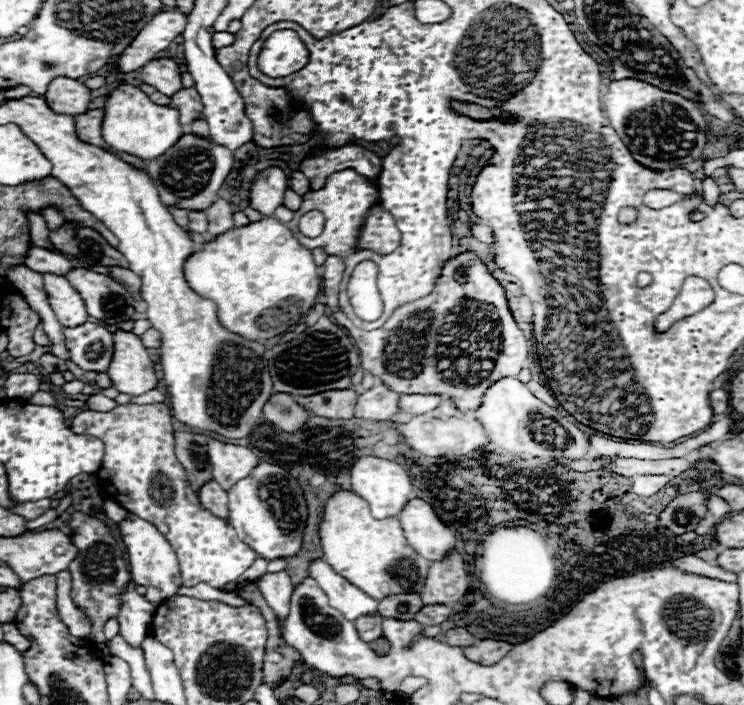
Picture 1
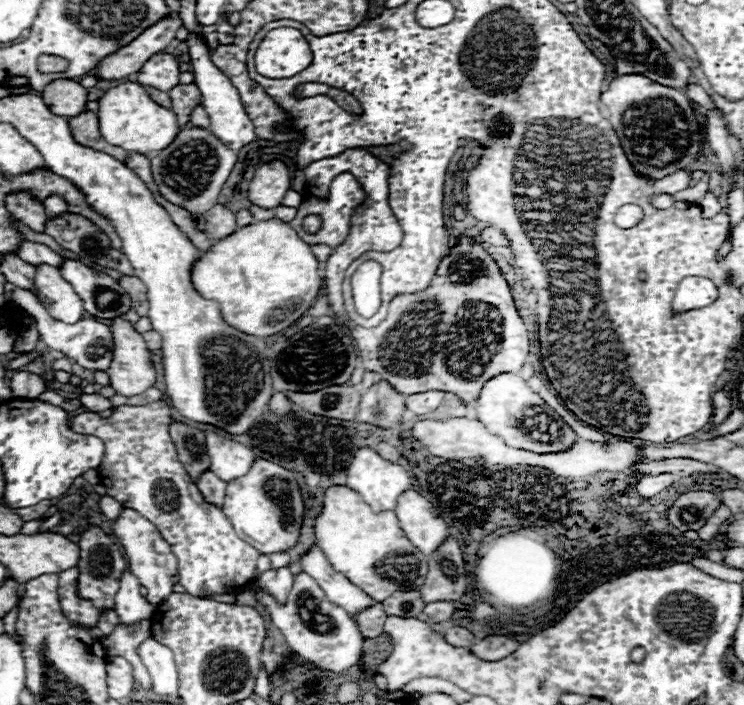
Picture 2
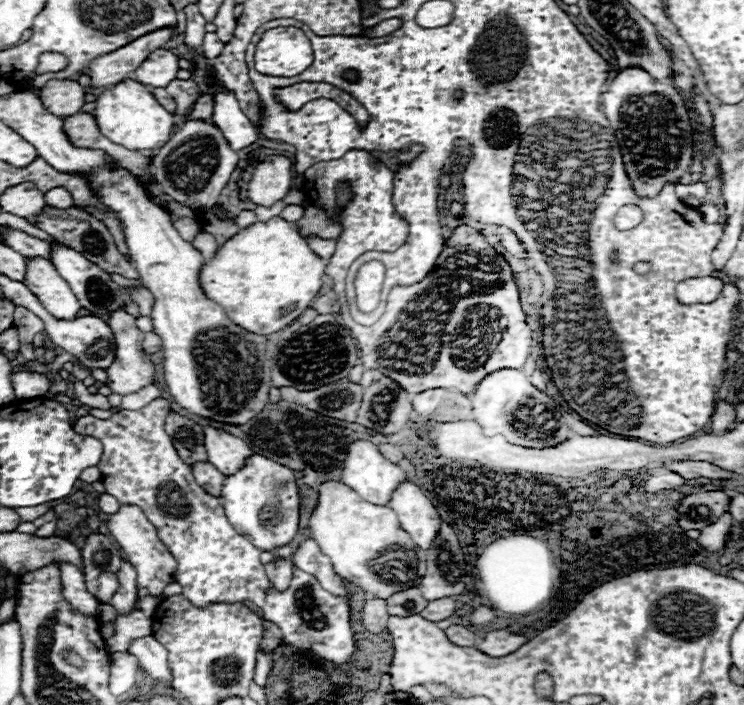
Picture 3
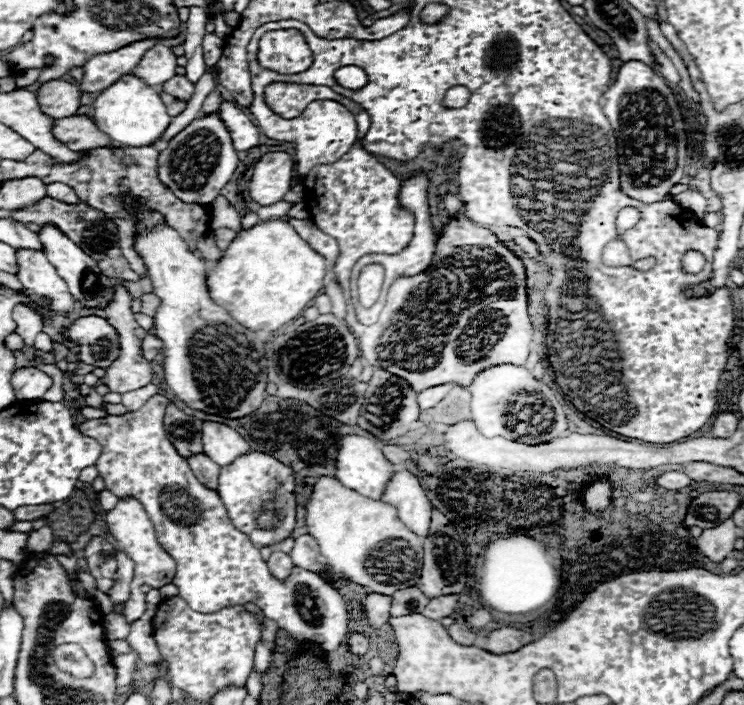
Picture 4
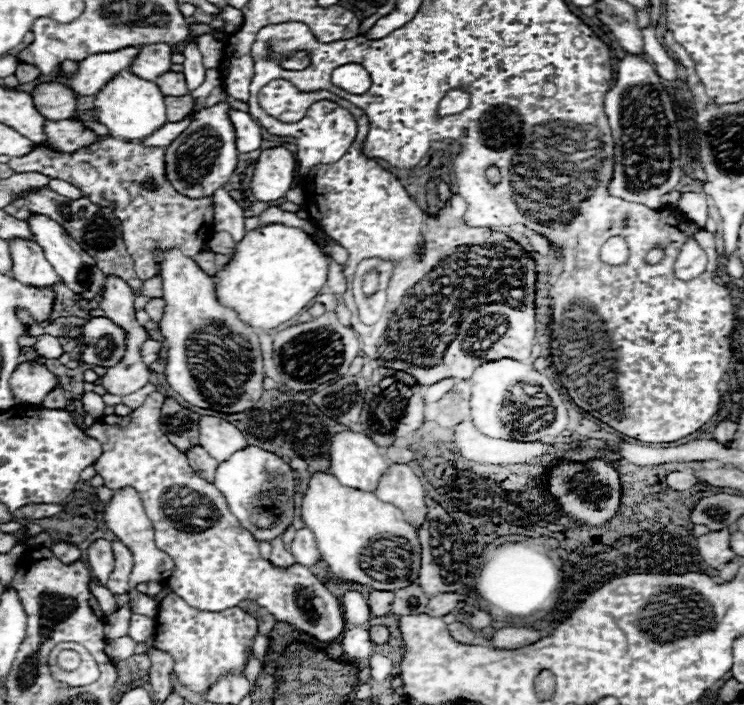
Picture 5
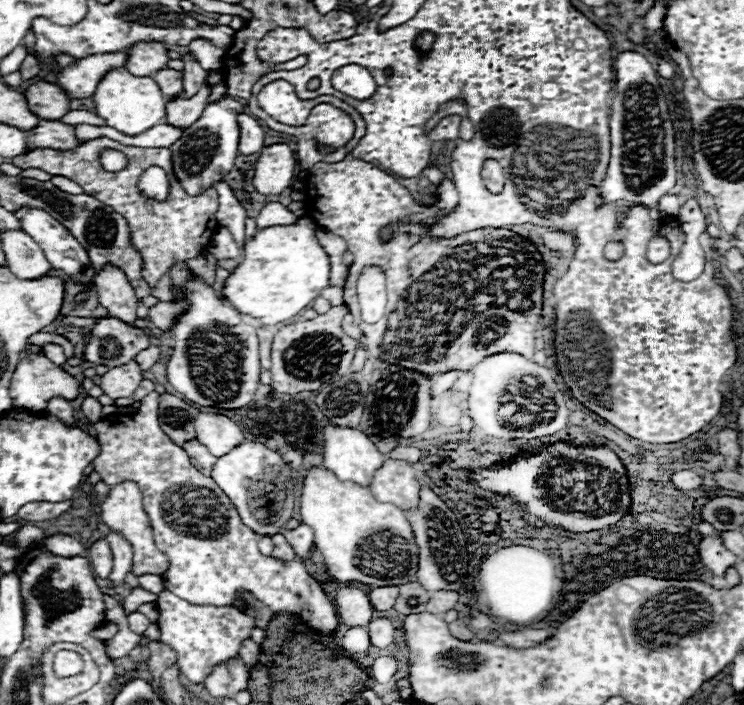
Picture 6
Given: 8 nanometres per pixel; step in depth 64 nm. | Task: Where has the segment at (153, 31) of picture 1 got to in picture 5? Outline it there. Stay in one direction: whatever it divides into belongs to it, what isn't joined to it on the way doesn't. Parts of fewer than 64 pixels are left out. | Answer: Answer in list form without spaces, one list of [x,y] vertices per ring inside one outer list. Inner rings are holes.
[[[124,48],[108,54],[92,54],[78,64],[74,74],[66,76],[66,86],[74,90],[76,96],[94,96],[108,80],[112,80],[118,72],[128,70],[138,56],[138,48]]]

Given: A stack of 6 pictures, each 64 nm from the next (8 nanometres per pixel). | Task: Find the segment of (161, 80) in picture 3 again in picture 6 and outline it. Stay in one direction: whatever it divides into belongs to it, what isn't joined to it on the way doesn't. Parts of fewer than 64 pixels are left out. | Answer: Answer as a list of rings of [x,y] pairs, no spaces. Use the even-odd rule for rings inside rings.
[[[138,42],[126,50],[128,64],[124,68],[134,76],[152,76],[156,70],[166,68],[168,48],[162,42]]]

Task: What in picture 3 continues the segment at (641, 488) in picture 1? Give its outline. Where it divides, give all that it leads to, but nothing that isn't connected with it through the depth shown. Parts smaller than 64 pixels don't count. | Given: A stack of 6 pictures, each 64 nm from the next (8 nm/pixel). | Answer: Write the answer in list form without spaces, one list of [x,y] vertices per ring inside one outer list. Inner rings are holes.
[[[662,472],[662,474],[656,474],[656,476],[650,476],[648,482],[646,482],[646,490],[648,492],[658,492],[658,490],[666,490],[666,488],[678,488],[686,484],[686,480],[676,474],[676,472]]]

